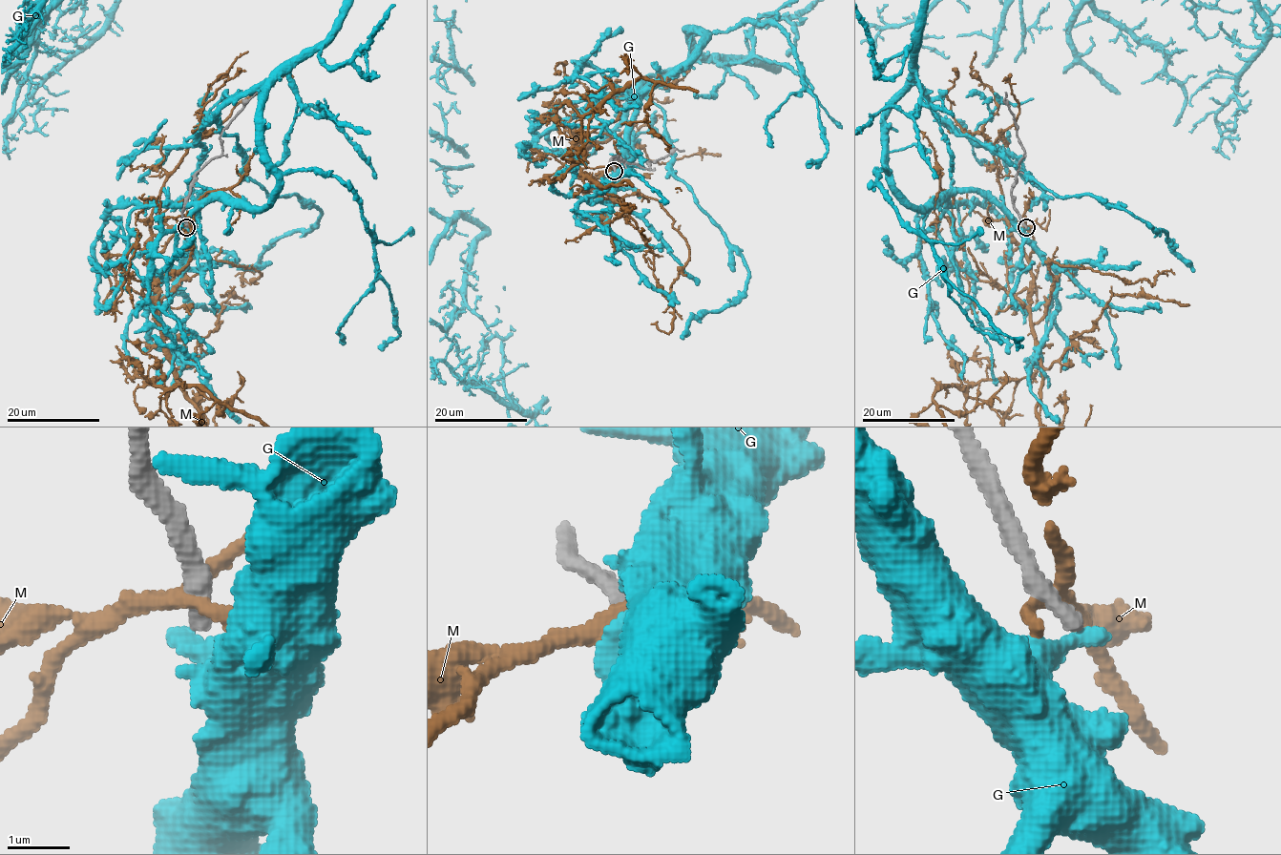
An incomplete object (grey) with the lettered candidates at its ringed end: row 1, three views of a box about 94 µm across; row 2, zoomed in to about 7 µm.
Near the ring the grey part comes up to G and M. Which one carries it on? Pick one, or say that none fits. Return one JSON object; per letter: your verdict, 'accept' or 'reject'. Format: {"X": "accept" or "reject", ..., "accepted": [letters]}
{"G": "reject", "M": "reject", "accepted": []}

